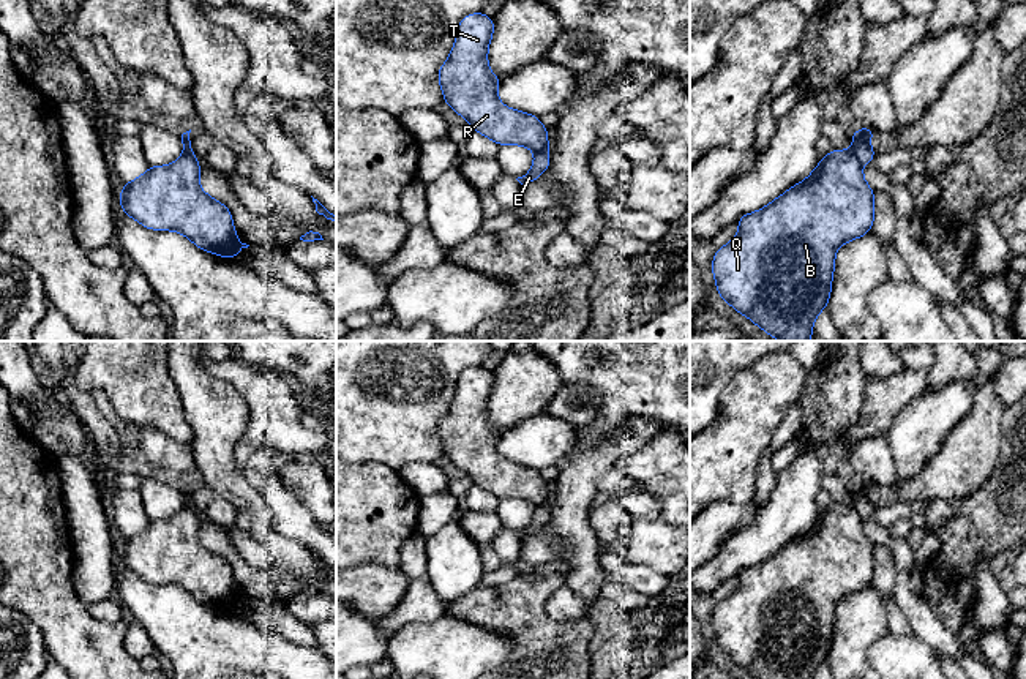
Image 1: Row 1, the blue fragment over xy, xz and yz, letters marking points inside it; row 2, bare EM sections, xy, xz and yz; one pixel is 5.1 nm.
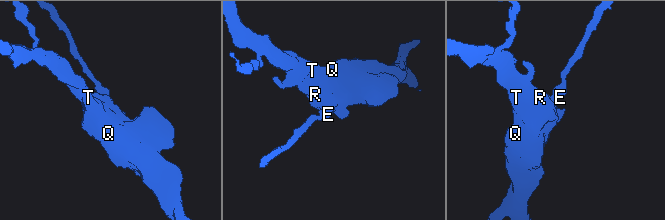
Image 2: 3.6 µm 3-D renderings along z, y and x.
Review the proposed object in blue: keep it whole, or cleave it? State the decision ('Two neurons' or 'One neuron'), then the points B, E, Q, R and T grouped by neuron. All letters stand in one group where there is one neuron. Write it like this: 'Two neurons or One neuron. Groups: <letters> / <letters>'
Two neurons. Groups: B Q R T / E

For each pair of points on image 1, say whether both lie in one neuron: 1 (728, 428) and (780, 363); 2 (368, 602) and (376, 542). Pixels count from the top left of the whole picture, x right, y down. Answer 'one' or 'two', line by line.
1: one
2: two

